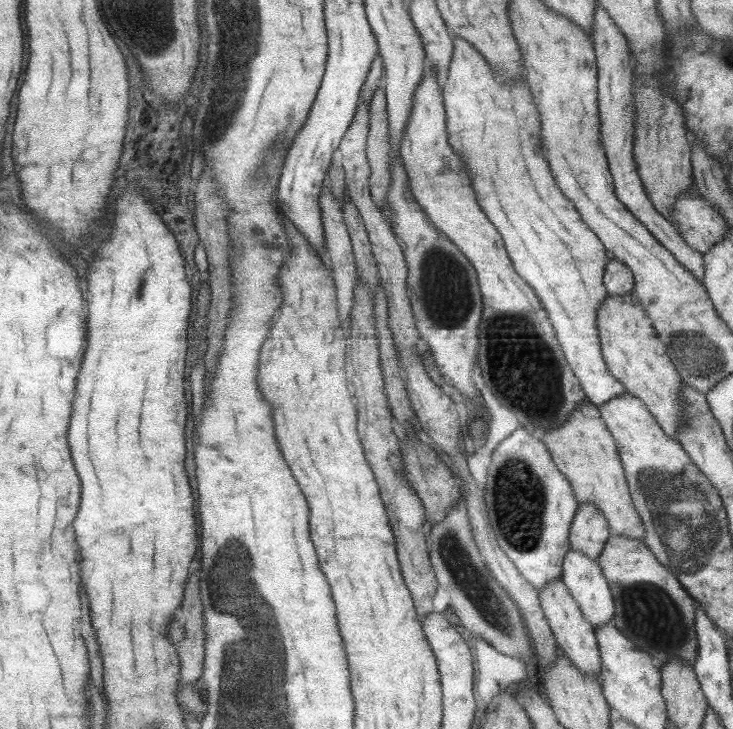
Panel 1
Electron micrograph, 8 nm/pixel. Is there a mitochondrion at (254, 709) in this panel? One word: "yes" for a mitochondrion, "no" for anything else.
yes

